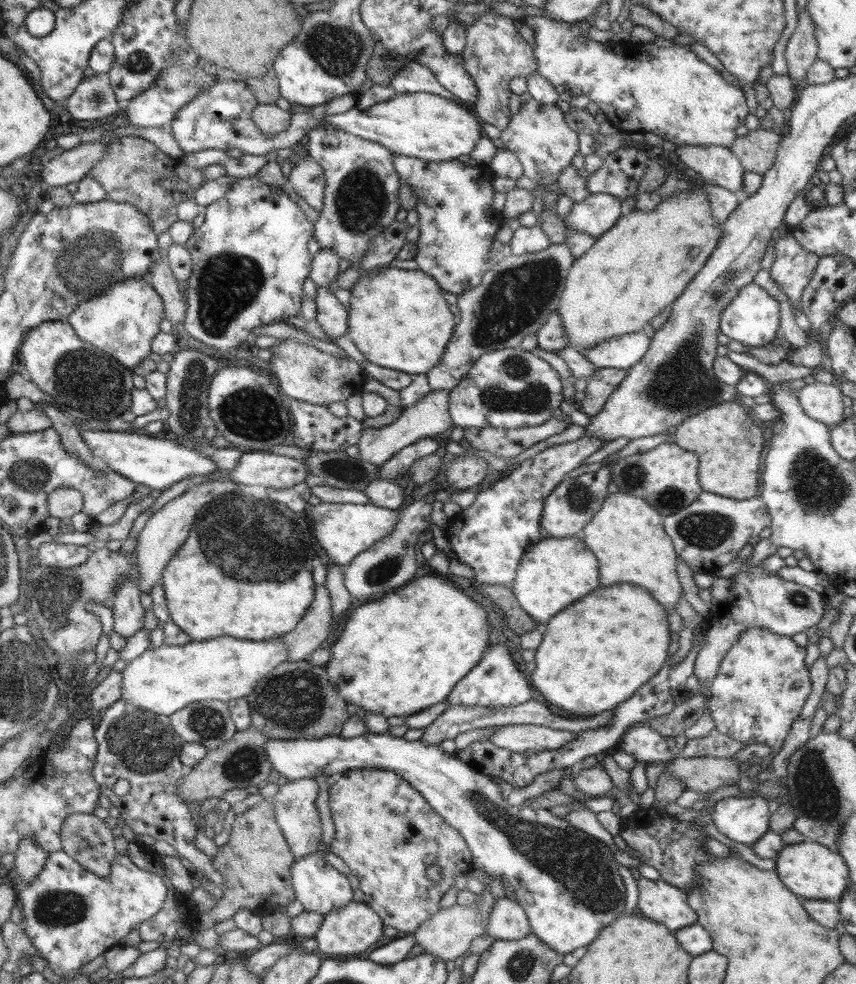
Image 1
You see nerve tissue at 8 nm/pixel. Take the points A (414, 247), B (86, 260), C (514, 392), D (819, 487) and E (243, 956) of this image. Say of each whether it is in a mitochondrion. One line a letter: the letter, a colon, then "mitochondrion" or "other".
A: other
B: mitochondrion
C: mitochondrion
D: mitochondrion
E: other

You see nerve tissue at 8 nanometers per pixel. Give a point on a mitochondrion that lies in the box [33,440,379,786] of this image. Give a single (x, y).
(238, 535)

